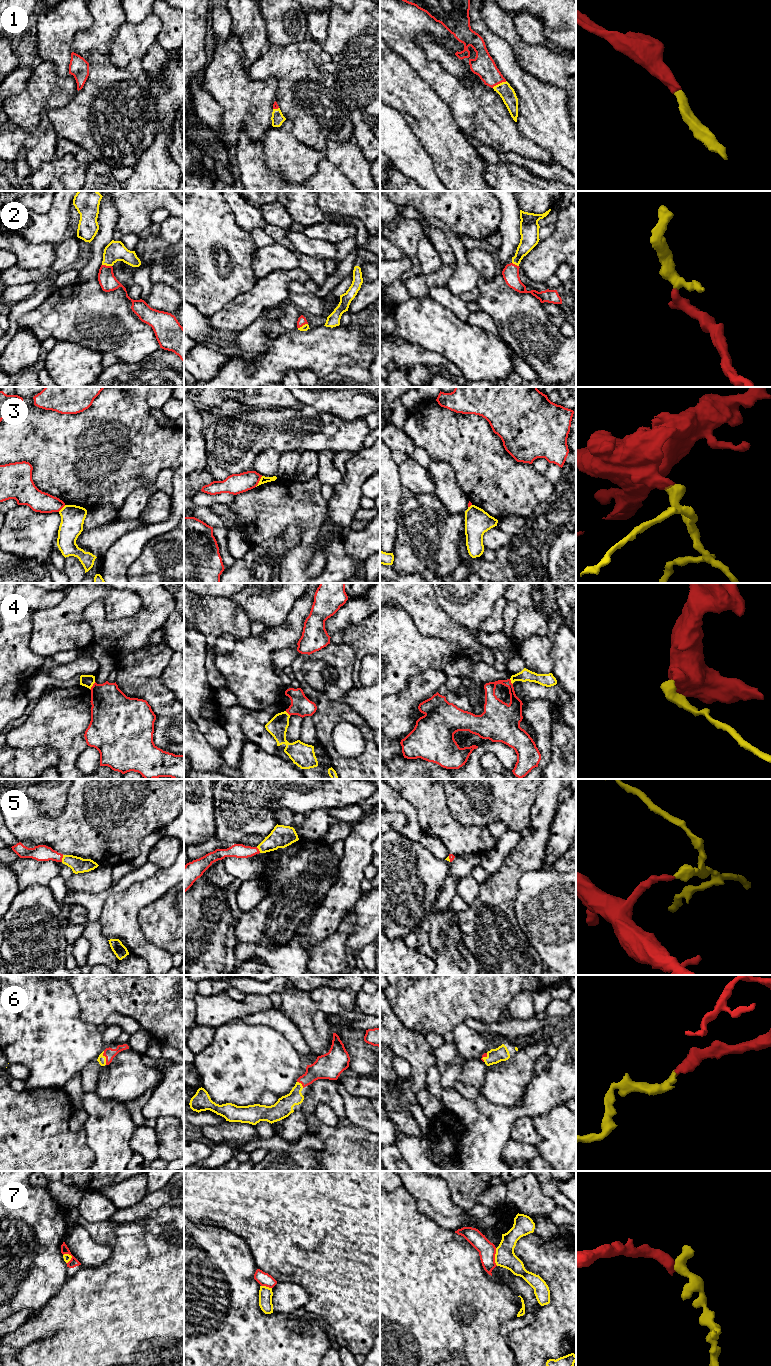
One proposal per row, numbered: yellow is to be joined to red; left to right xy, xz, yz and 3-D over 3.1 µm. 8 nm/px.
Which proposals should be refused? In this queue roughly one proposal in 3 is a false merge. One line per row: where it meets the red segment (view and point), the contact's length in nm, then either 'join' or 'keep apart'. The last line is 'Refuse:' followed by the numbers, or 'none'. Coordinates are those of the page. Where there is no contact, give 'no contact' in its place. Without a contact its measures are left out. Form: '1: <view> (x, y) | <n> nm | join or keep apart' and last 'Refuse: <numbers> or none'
1: yz (499, 83) | 130 nm | join
2: xy (107, 266) | 80 nm | join
3: xz (259, 480) | 110 nm | keep apart
4: xy (92, 686) | 80 nm | keep apart
5: xy (62, 857) | 60 nm | join
6: xy (106, 1058) | 110 nm | join
7: yz (494, 1257) | 140 nm | keep apart
Refuse: 3, 4, 7

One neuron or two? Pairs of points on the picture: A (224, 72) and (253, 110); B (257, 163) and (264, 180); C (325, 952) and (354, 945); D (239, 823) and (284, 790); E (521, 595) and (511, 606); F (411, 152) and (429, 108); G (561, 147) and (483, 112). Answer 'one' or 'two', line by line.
A: one
B: one
C: two
D: one
E: two
F: two
G: two

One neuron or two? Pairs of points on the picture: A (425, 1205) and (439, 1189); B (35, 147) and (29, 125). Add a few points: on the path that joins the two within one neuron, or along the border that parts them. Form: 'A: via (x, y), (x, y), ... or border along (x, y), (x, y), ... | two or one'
A: via (427, 1201), (435, 1193) | one
B: border along (44, 111), (33, 129), (16, 127) | two

